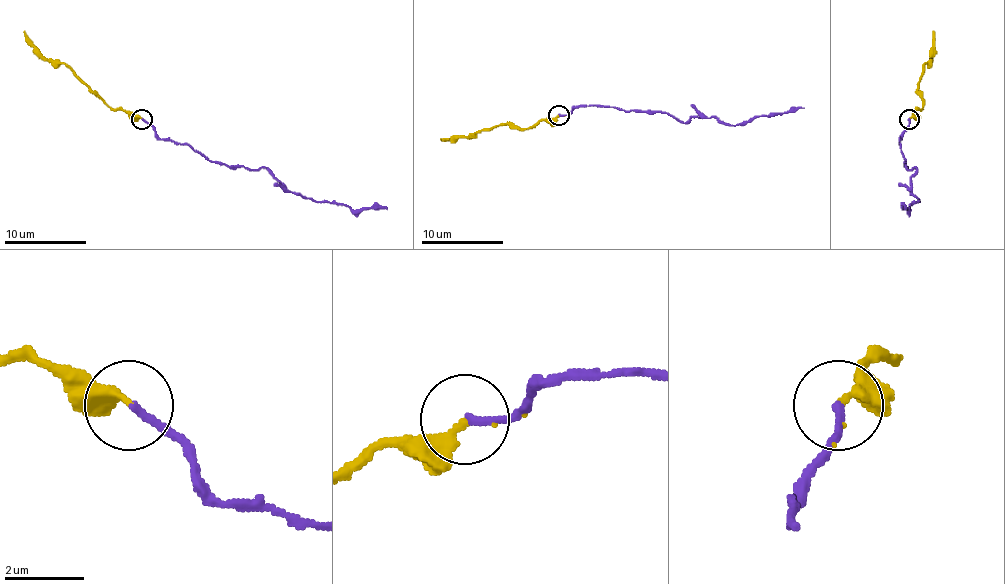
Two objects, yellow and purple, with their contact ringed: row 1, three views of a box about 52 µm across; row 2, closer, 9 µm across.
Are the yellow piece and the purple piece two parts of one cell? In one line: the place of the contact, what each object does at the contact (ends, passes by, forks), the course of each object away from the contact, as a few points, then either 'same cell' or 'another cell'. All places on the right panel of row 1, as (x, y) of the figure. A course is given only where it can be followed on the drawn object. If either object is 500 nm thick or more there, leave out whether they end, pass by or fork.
(909, 119) | yellow ends | purple ends | yellow via (908, 118), (923, 106), (919, 77), (931, 59), (933, 30) | purple via (908, 118), (900, 143), (904, 166), (914, 168), (910, 192), (919, 201), (908, 209), (902, 207) | same cell

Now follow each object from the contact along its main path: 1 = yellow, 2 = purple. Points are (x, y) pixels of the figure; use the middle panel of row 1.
1: (559, 114), (524, 129), (495, 125), (481, 133), (442, 139)
2: (559, 114), (577, 106), (606, 106), (662, 110), (682, 120), (717, 116), (729, 125), (746, 125), (803, 108)

